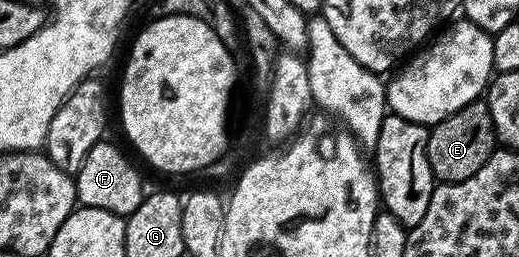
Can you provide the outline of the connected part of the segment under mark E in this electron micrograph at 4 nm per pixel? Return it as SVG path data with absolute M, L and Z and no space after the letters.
M483 99L470 101L465 107L461 107L461 111L449 115L443 121L438 121L430 126L427 134L429 167L431 174L439 183L469 179L469 175L485 167L485 163L491 158L496 148L493 115L489 115L489 107Z

